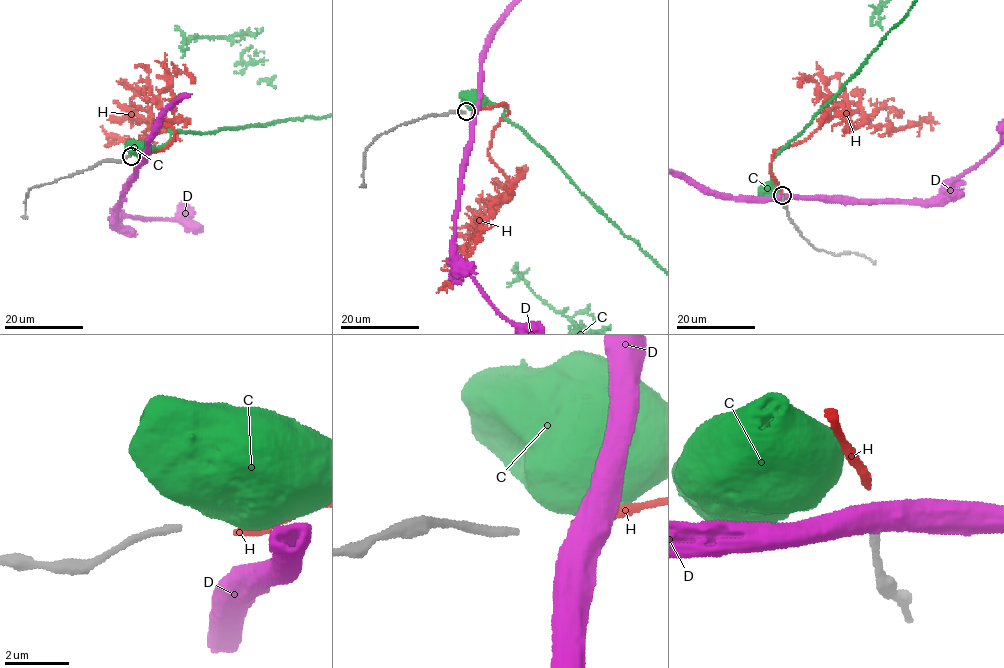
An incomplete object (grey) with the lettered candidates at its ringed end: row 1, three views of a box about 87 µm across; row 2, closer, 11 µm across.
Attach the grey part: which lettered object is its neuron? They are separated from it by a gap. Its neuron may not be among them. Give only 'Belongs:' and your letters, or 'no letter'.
Belongs: H

